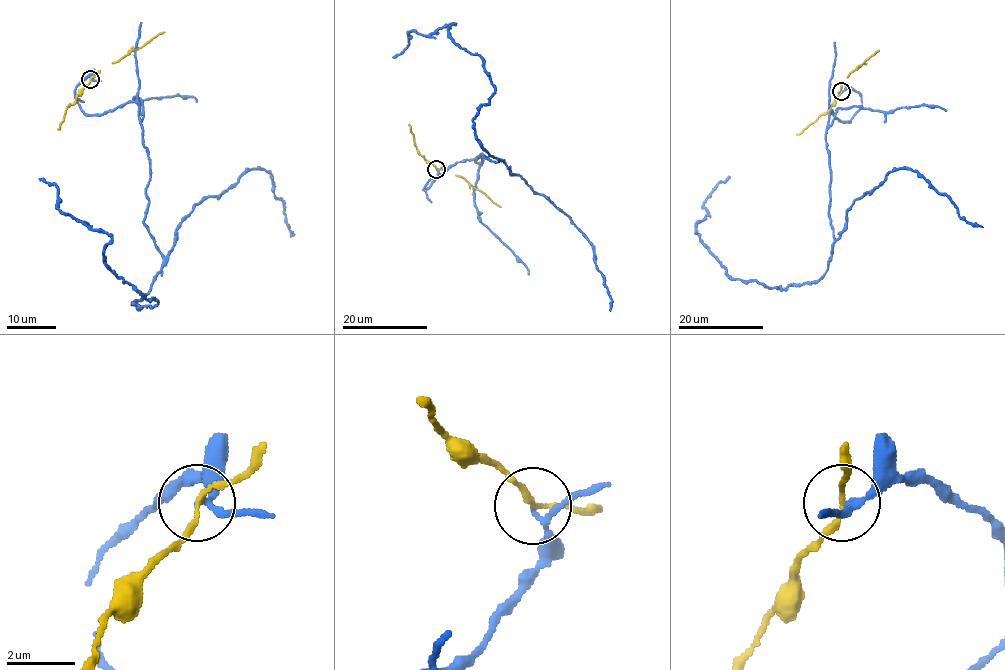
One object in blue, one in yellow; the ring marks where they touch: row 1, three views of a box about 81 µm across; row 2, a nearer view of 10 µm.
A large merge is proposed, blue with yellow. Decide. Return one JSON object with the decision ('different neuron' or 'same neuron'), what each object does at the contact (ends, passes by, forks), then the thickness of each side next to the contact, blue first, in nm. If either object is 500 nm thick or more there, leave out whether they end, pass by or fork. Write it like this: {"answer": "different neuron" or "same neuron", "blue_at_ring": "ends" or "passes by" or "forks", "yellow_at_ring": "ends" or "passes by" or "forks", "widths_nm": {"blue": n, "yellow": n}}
{"answer": "different neuron", "blue_at_ring": "passes by", "yellow_at_ring": "passes by", "widths_nm": {"blue": 120, "yellow": 150}}

